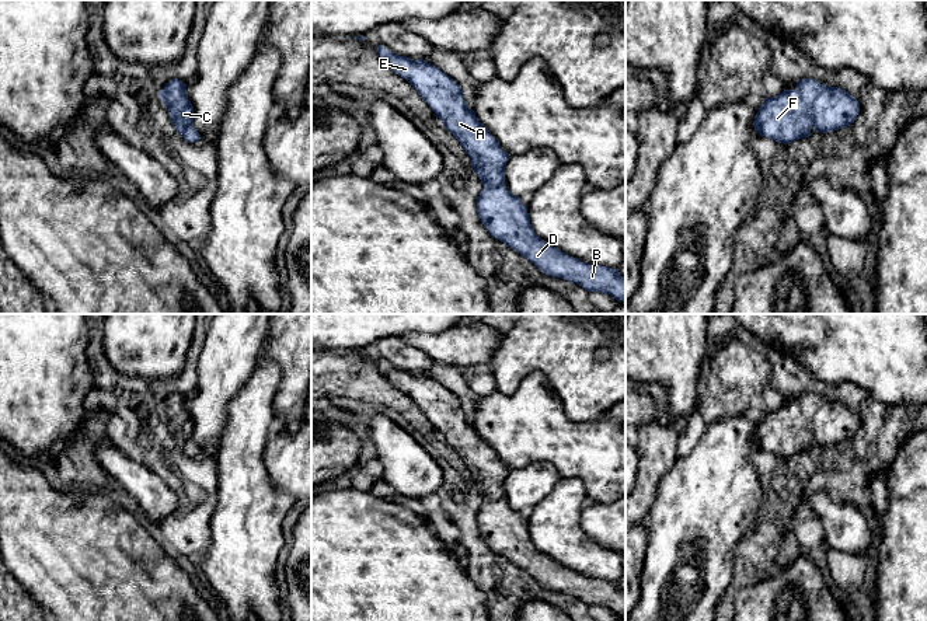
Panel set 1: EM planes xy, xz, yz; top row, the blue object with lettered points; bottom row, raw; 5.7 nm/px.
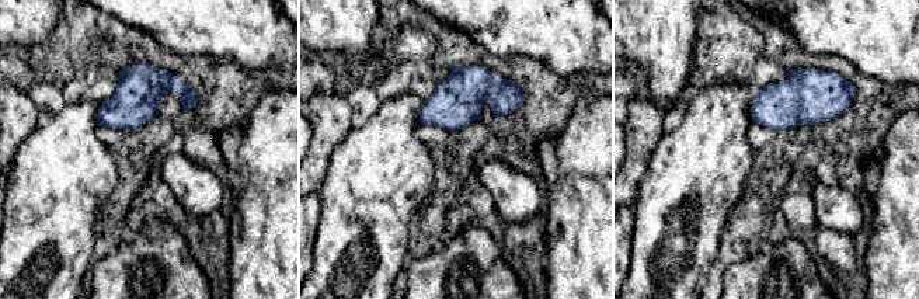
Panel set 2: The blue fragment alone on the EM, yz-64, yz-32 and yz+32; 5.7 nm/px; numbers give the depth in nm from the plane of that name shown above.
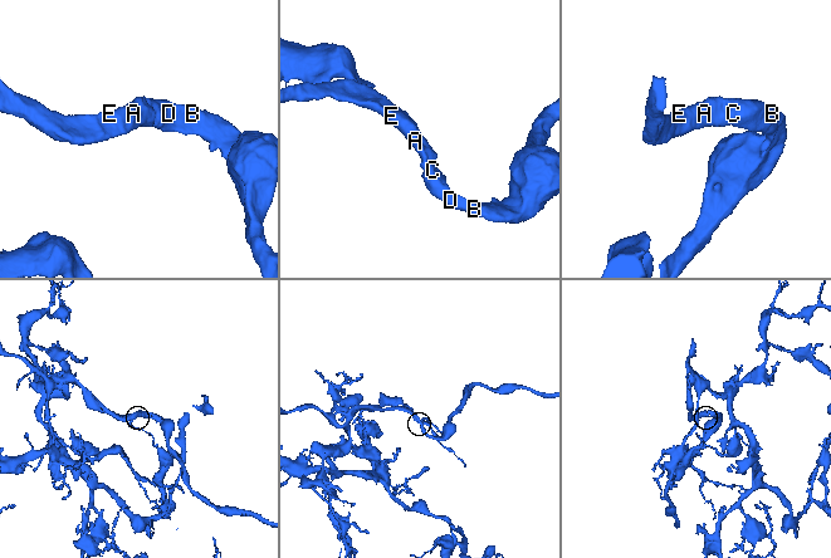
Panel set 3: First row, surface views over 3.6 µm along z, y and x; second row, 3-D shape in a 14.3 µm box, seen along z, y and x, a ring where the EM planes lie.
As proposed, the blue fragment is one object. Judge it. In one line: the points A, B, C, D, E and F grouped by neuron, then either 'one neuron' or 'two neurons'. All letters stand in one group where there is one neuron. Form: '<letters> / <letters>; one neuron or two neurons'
A B C D E F; one neuron

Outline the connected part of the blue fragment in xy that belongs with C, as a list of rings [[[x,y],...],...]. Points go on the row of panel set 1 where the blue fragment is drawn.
[[[174,79],[158,91],[158,97],[167,105],[175,130],[189,143],[201,140],[199,132],[194,128],[194,107],[188,100],[187,84]]]

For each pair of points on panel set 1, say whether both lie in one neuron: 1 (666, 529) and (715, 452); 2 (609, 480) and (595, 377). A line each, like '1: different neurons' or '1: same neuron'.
1: same neuron
2: different neurons

